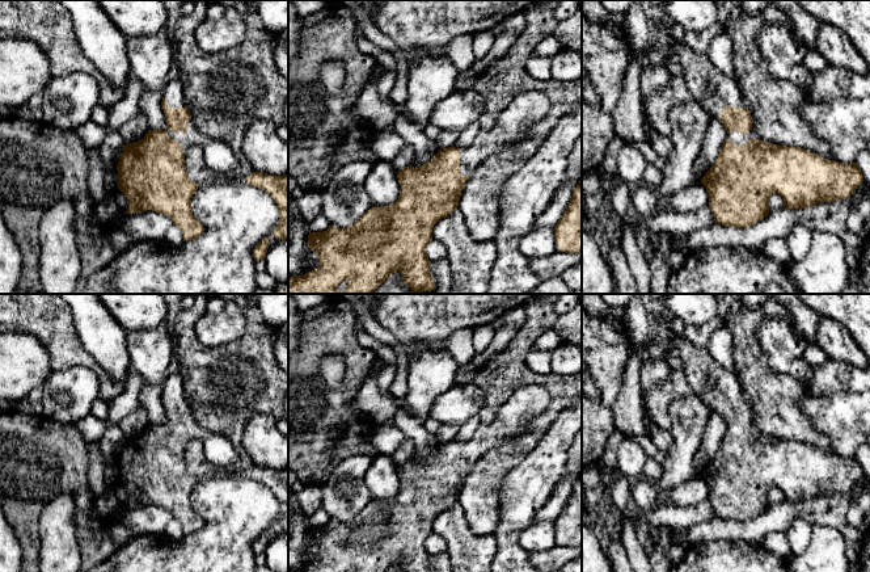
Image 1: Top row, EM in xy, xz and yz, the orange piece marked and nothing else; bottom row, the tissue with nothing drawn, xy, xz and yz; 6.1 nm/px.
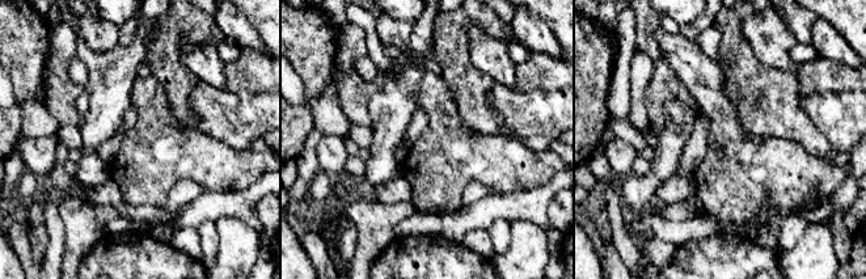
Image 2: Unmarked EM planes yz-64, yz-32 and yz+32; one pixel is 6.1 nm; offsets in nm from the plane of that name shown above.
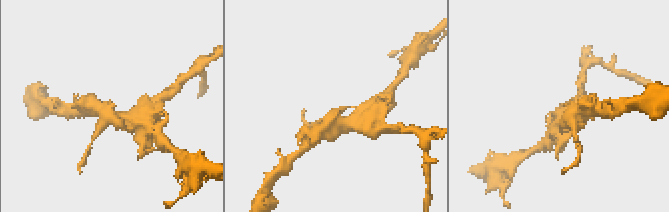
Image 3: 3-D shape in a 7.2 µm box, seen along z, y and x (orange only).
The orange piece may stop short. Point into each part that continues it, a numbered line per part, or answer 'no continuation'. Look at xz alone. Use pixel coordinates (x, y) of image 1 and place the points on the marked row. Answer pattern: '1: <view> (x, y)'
1: xz (527, 108)

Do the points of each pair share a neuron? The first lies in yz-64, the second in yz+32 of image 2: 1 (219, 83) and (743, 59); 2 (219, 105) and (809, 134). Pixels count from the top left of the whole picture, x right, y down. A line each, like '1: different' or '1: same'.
1: different
2: different

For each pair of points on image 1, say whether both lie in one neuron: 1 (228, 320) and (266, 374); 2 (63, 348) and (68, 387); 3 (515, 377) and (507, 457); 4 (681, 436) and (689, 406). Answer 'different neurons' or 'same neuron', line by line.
1: different neurons
2: different neurons
3: same neuron
4: same neuron

